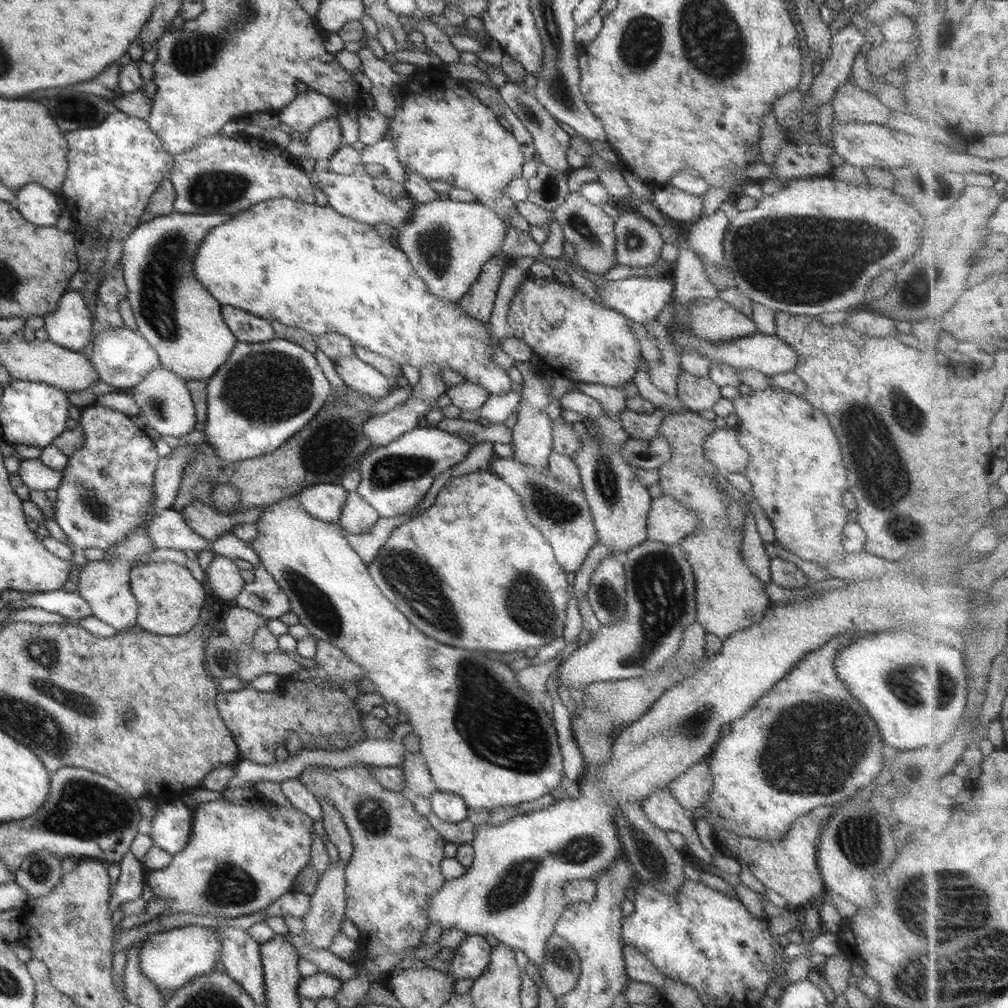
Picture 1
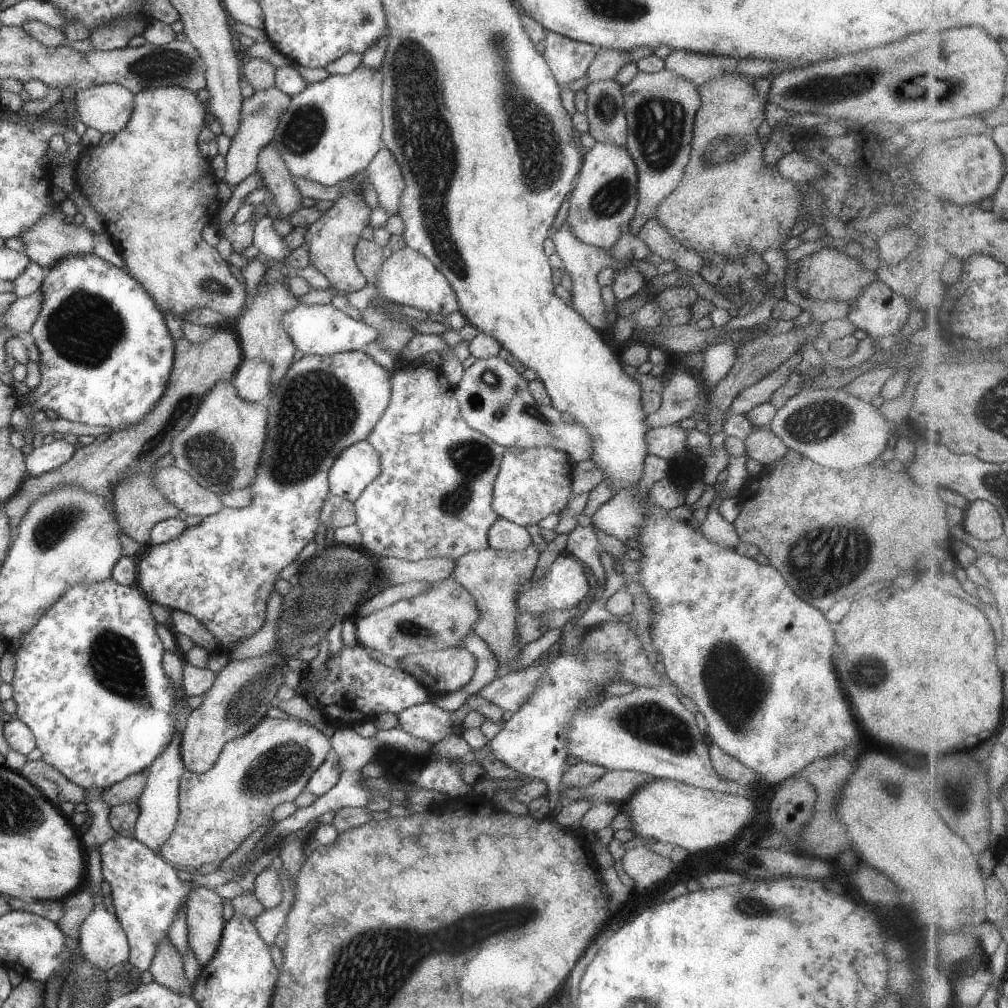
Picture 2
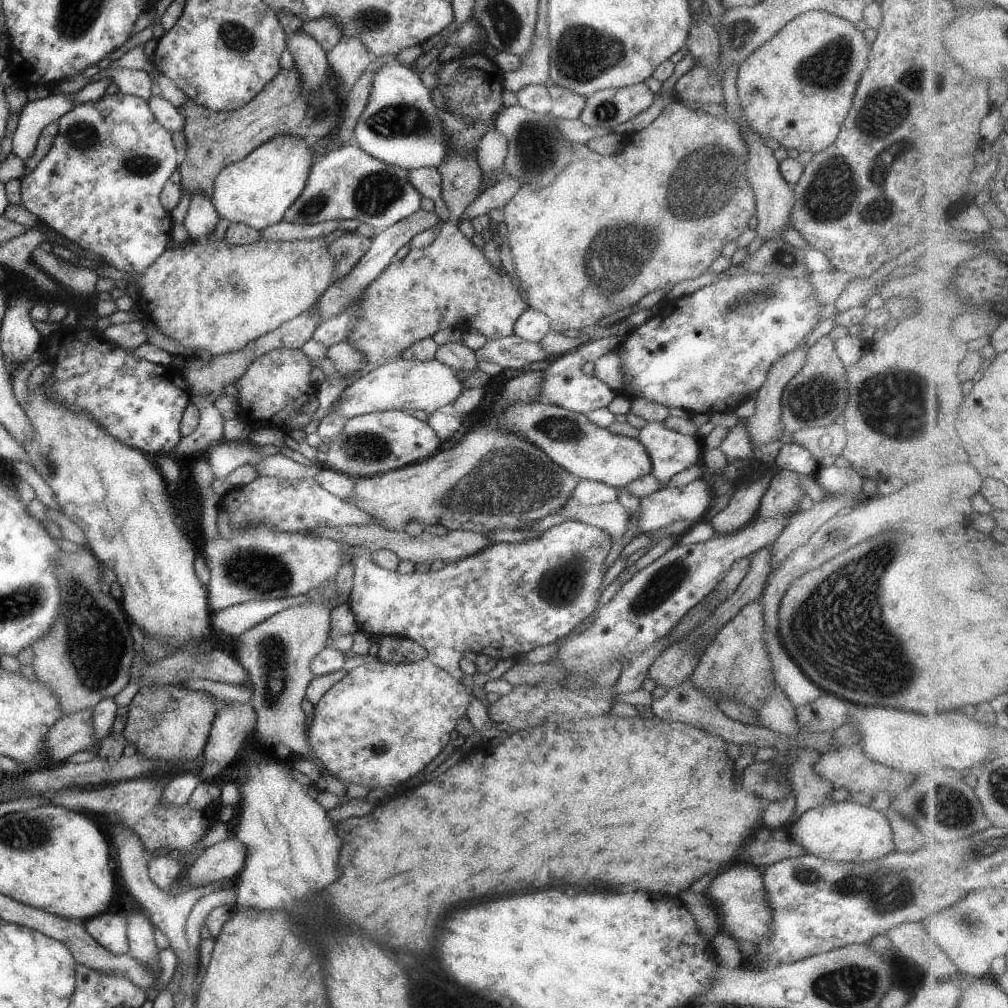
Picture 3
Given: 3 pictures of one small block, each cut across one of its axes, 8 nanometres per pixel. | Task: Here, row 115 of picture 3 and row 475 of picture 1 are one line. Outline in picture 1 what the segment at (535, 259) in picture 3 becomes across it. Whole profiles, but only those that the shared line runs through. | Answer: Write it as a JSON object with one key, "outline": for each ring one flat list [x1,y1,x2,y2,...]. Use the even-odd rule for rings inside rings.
{"outline":[[694,411,677,412,665,416,658,426,657,434,662,435,664,440,671,448,671,459,662,463,657,468,659,481,657,482,663,496,669,496,681,505,687,507,689,511,697,515,699,526,691,532,685,534,678,543,679,549,686,555,687,563,693,571,693,581,695,581,695,602,696,602,696,624,701,625,705,633,714,634,719,640,725,640,735,631,743,630,745,627,753,625,761,618,766,611,768,603,771,601,765,595,763,586,758,579,757,574,752,572,741,559,739,551,741,551,741,541,743,540,743,530,737,530,729,524,727,520,727,500,723,490,718,490,715,481,711,476,723,473,719,471,713,464,709,463,703,457,702,445,704,438,707,437,715,426,713,421,700,418]]}

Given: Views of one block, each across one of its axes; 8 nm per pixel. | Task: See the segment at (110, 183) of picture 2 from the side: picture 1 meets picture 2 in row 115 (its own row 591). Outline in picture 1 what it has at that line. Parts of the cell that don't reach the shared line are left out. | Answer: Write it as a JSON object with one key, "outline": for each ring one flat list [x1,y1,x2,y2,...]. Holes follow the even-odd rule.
{"outline":[[169,561,149,562,133,568,129,586,138,604,137,626,159,636,177,636,191,630,208,595,205,585,197,582,185,567]]}

